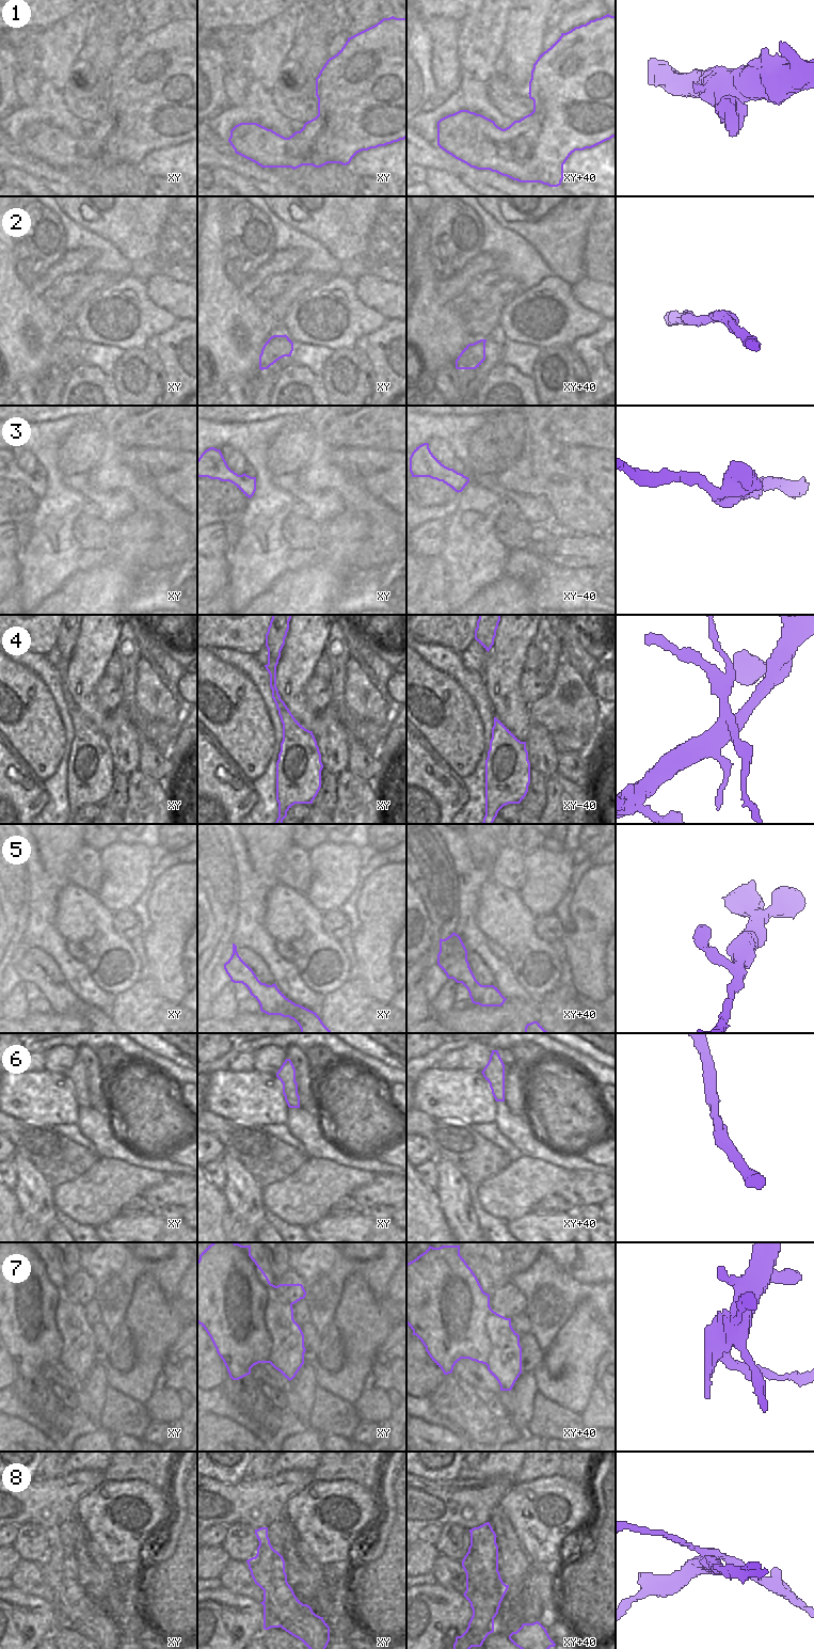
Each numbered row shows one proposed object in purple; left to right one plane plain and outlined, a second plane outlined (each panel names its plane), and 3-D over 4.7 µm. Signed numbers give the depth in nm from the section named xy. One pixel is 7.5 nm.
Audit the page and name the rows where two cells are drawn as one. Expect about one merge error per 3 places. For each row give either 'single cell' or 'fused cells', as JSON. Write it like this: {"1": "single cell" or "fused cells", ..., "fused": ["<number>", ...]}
{"1": "single cell", "2": "single cell", "3": "single cell", "4": "fused cells", "5": "single cell", "6": "single cell", "7": "fused cells", "8": "fused cells", "fused": ["4", "7", "8"]}

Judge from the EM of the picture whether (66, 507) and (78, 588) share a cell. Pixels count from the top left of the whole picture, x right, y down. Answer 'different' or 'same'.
different

